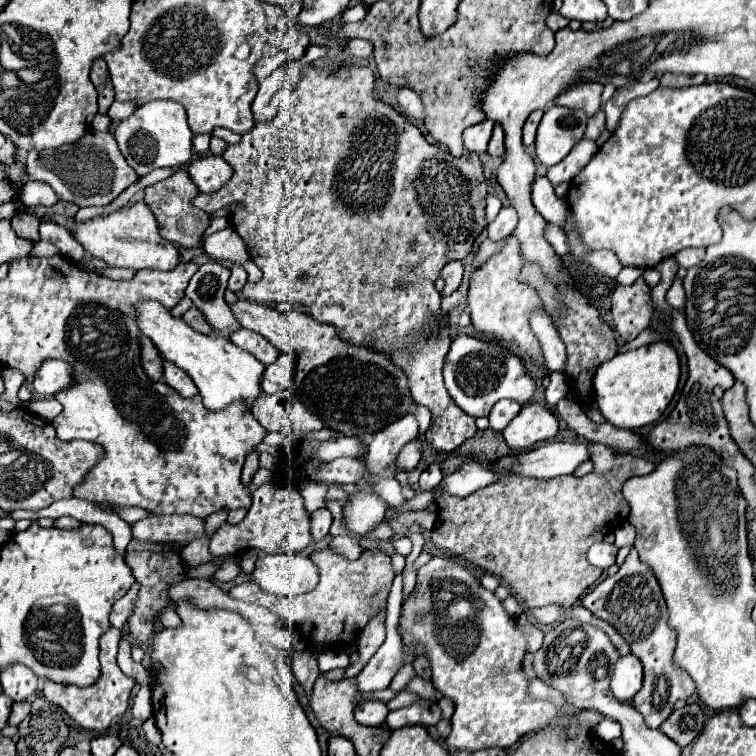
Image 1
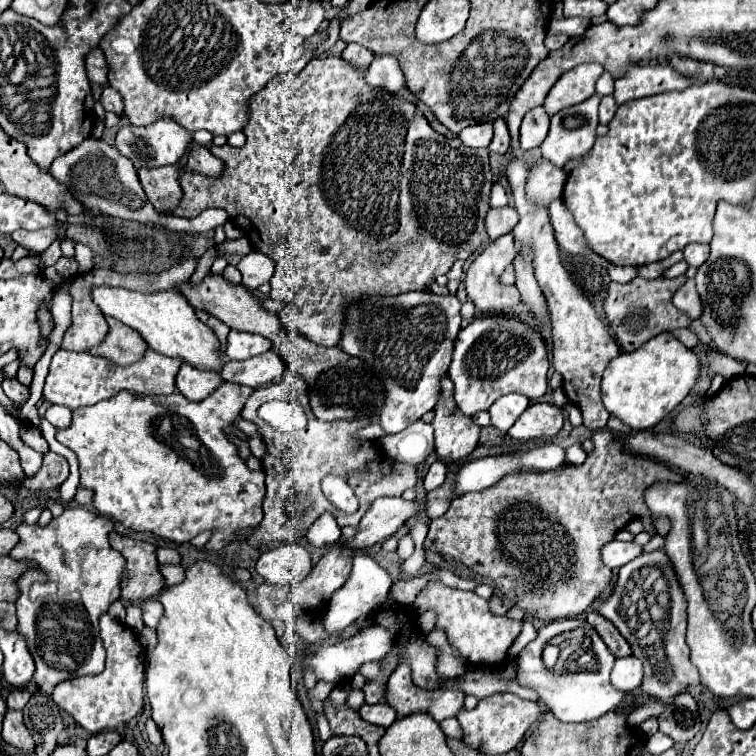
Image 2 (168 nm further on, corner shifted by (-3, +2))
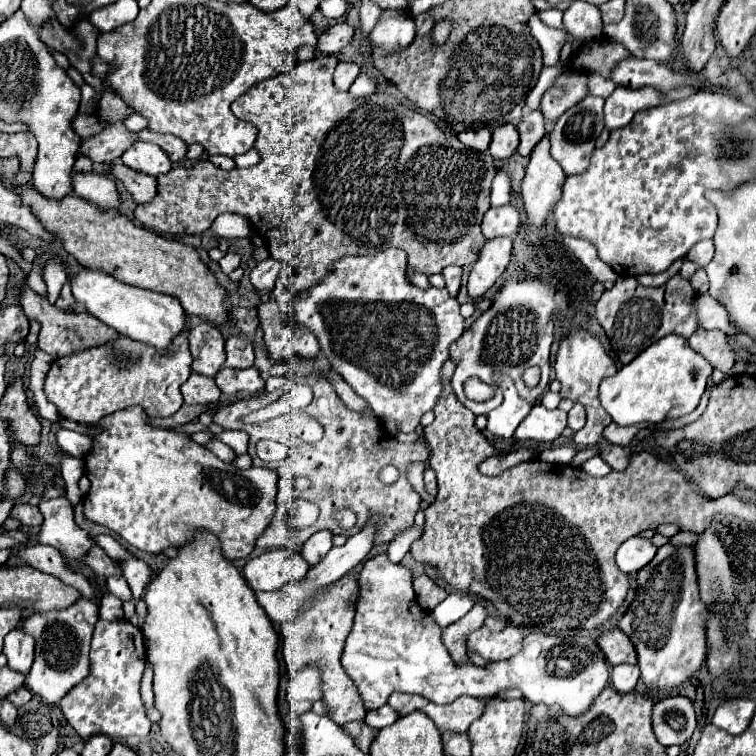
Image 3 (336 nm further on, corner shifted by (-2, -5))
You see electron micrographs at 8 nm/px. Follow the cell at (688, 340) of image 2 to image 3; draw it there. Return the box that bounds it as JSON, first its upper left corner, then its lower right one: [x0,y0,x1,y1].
[689,329,735,373]

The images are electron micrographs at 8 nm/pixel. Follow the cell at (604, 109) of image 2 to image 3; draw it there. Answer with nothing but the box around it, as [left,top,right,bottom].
[605,85,663,131]

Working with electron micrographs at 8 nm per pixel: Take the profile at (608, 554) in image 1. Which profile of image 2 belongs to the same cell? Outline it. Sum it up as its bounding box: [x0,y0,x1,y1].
[600,542,642,568]

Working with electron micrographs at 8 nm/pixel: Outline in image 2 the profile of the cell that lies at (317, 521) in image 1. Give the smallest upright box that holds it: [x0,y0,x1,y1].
[306,512,340,546]

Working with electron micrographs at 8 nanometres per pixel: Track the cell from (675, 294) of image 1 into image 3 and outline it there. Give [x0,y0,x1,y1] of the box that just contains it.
[697,293,741,337]

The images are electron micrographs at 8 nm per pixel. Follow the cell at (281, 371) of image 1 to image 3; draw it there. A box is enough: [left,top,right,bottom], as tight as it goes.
[215,367,265,399]

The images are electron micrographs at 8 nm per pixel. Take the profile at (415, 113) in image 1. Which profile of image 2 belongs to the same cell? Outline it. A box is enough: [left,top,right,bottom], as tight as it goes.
[366,56,406,94]

